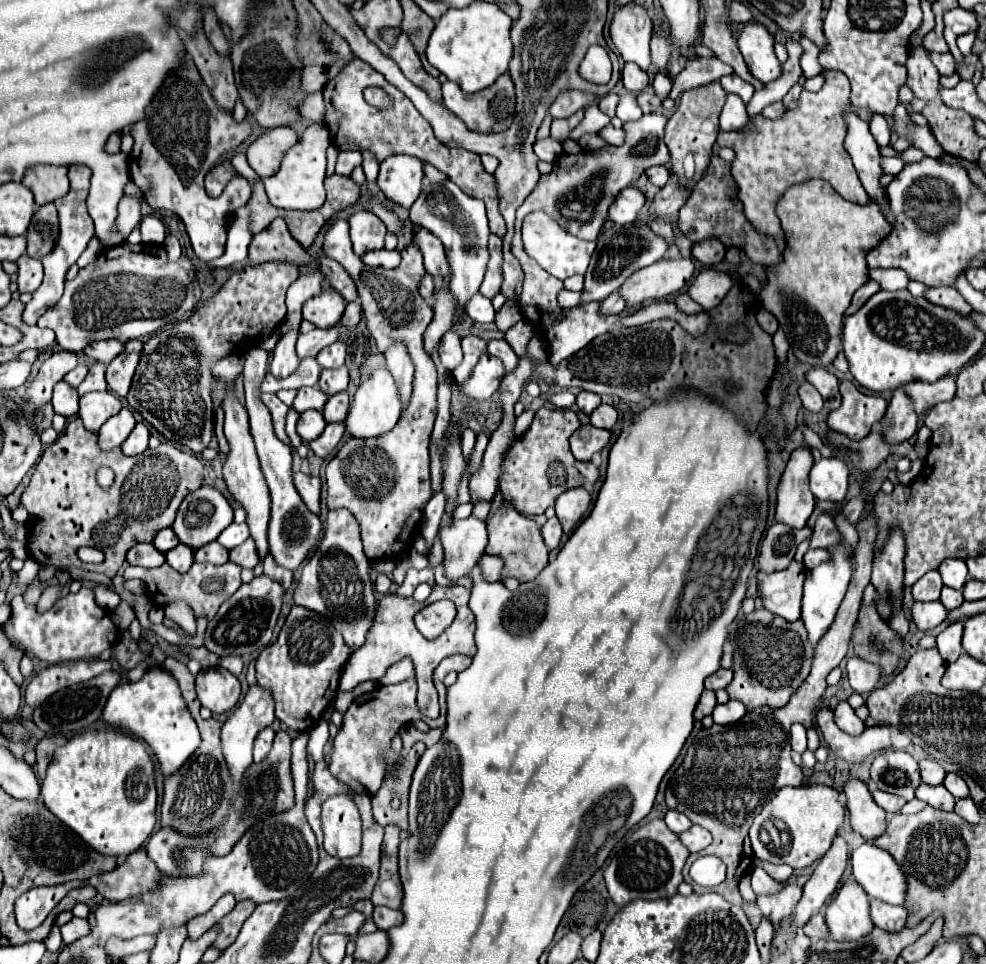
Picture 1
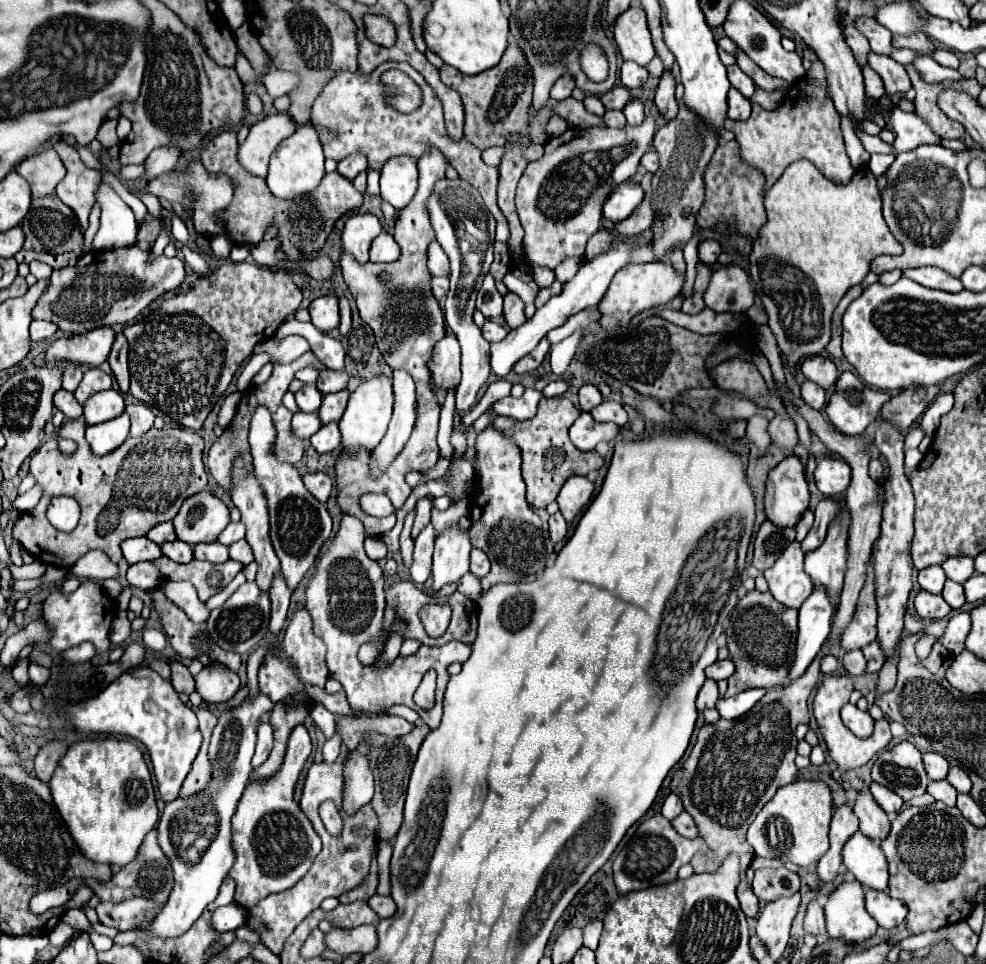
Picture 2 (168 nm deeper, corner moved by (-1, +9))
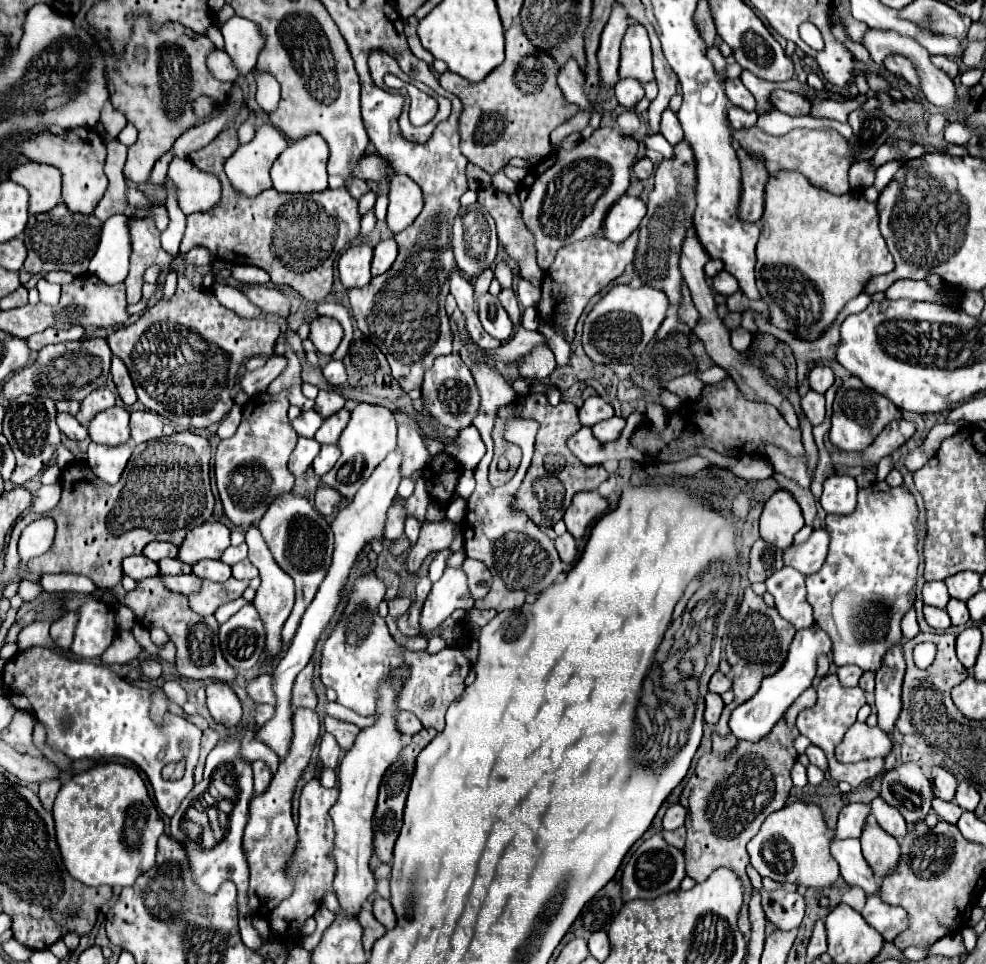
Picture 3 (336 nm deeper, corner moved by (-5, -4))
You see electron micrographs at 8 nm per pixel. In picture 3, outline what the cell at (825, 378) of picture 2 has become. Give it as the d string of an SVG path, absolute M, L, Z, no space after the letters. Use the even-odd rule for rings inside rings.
M815 366L815 368L809 372L807 380L809 380L811 390L815 390L815 392L819 392L819 394L825 394L825 392L833 386L835 376L833 376L833 370L831 370L829 366Z

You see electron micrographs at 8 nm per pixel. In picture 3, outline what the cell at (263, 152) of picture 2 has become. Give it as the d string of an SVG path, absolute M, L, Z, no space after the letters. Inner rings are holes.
M265 124L261 128L257 128L255 138L249 144L243 144L227 162L225 162L225 172L229 176L229 180L233 182L235 190L247 194L247 196L257 196L263 190L271 188L271 178L269 178L269 170L273 166L273 162L277 160L277 156L289 146L285 134L281 134L281 130L277 130L273 124Z

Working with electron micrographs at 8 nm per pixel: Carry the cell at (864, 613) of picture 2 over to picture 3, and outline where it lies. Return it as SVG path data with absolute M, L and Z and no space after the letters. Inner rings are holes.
M877 482L871 488L859 490L859 504L847 516L827 516L827 532L831 536L829 554L823 568L807 576L807 602L813 606L815 622L833 640L833 660L837 666L857 664L863 670L877 670L889 646L901 640L901 614L911 606L911 590L915 588L919 556L915 550L915 518L917 504L907 488L891 488ZM861 628L887 628L885 634L861 636Z

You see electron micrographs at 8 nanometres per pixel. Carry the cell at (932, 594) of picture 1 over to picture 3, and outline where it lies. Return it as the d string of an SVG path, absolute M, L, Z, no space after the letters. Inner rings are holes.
M925 582L923 586L923 602L935 608L945 608L949 602L949 592L945 582Z

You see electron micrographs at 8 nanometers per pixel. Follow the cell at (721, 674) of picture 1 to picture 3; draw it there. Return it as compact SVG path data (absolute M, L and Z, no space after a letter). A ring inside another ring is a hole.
M717 670L713 676L711 676L711 682L709 682L709 692L715 692L715 694L723 694L727 690L731 690L731 680L721 672Z

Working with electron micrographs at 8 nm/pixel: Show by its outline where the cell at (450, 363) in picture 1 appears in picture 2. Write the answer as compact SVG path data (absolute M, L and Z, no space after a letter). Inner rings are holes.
M447 335L441 341L437 341L431 355L431 363L433 365L429 365L429 371L433 383L445 391L457 389L461 381L461 351L455 335Z

